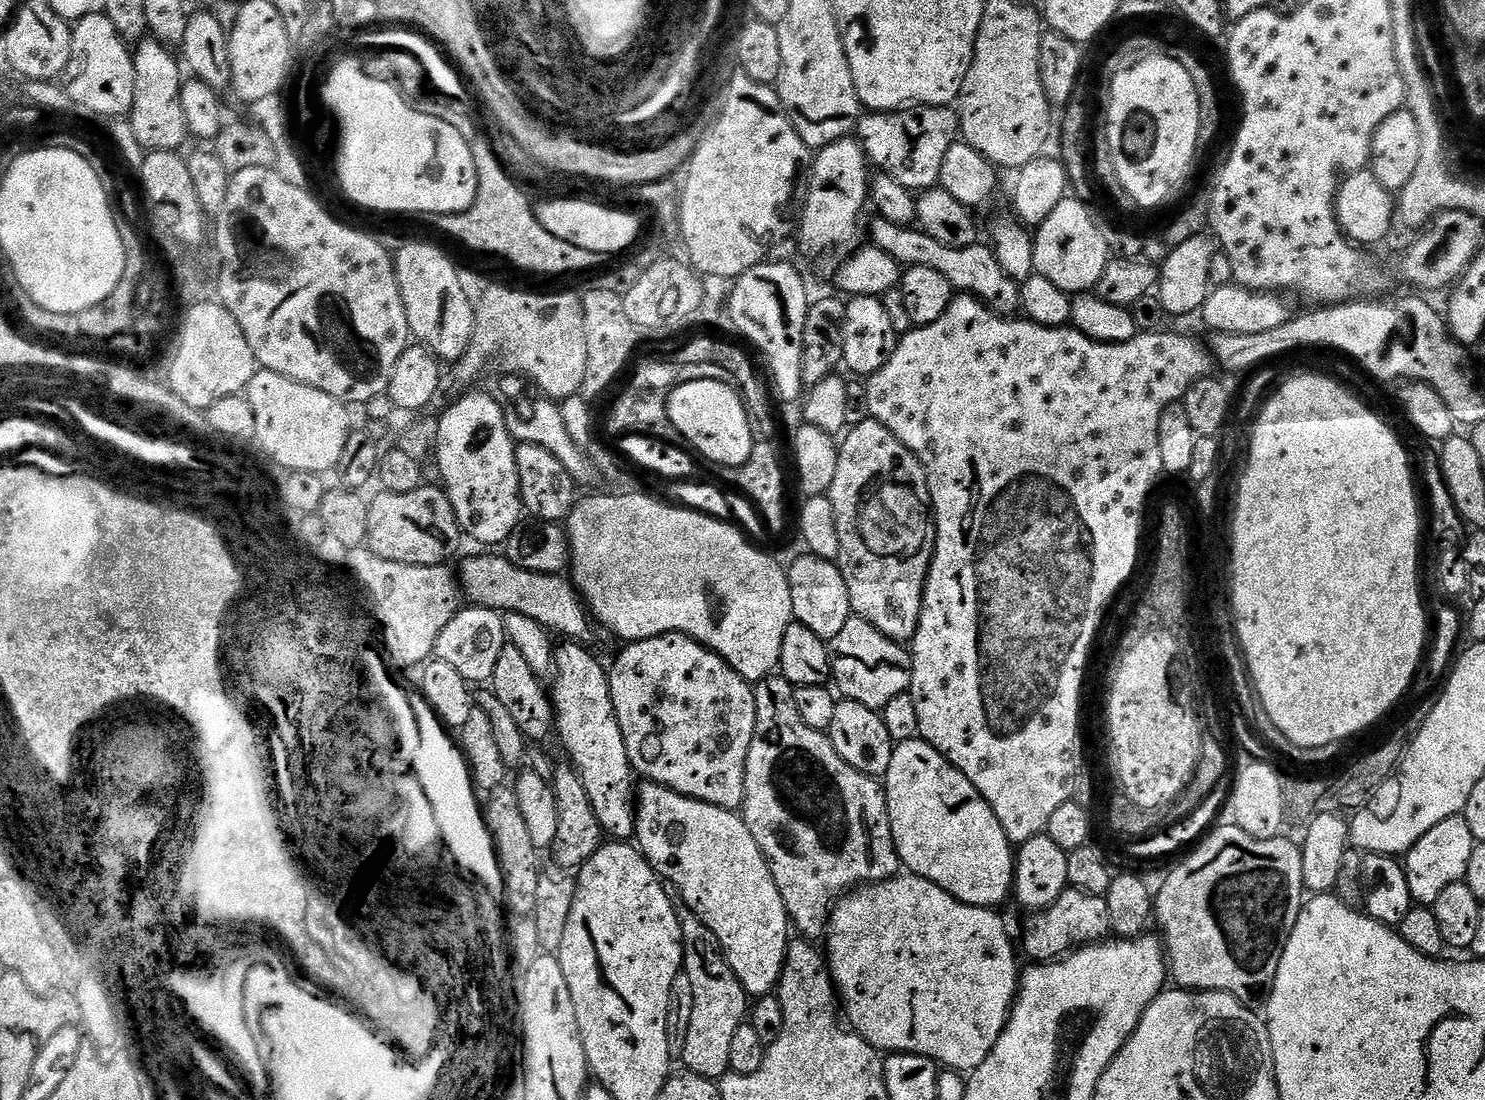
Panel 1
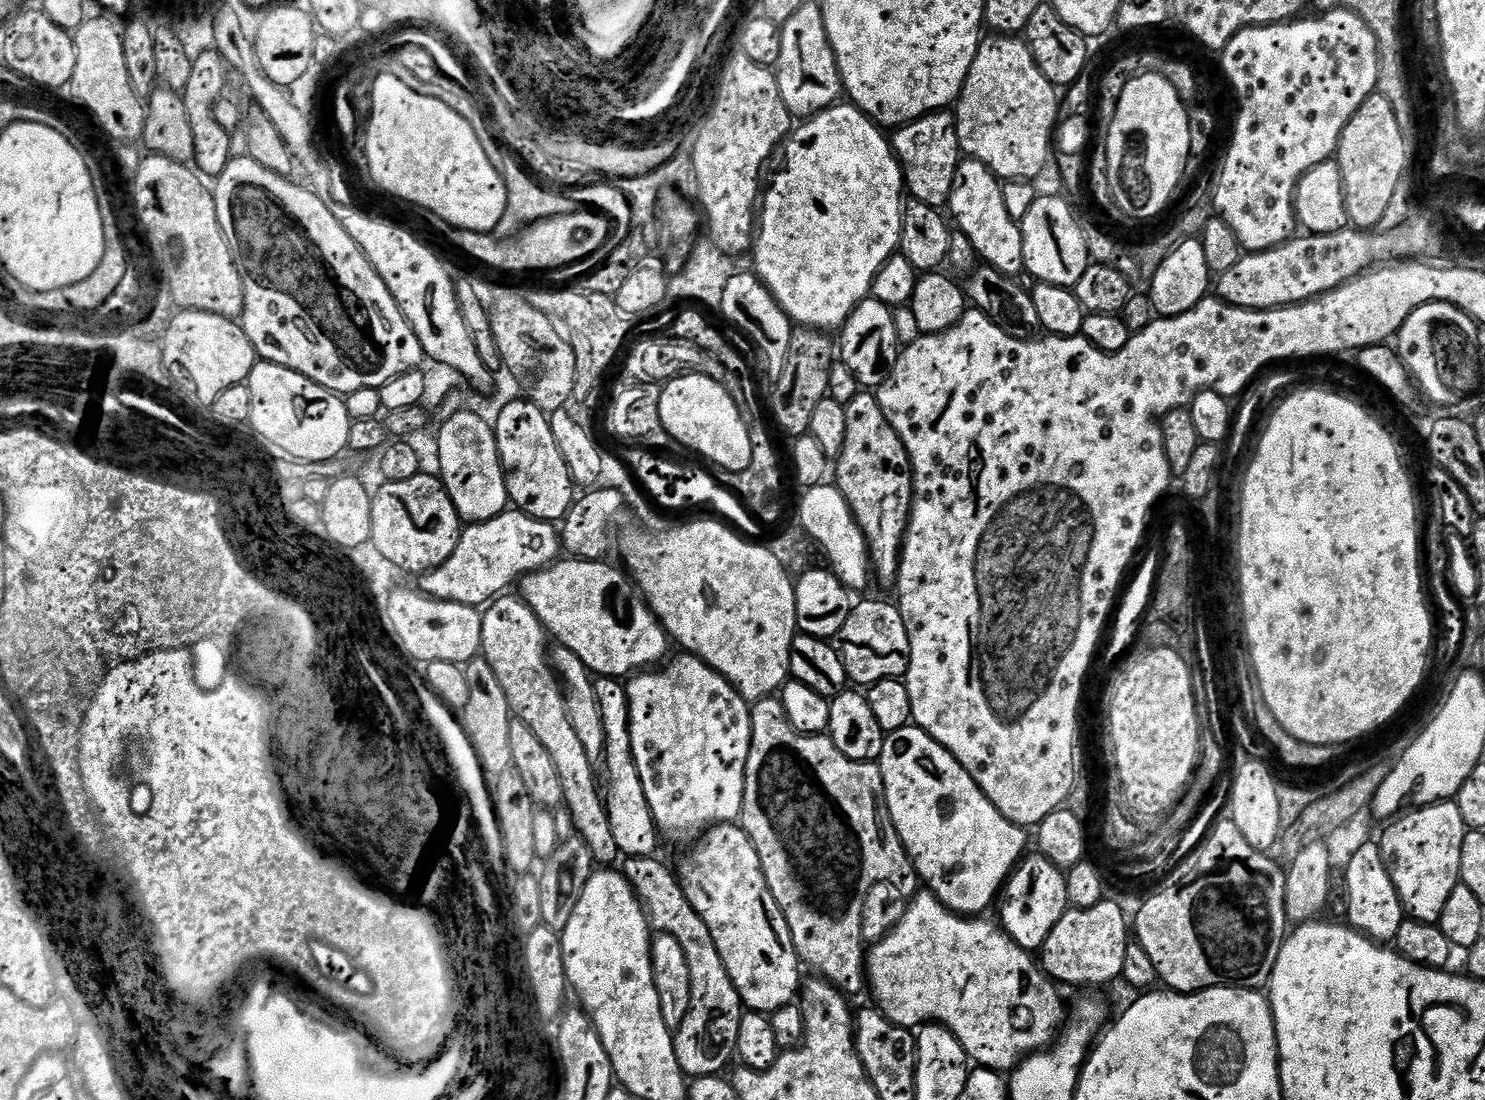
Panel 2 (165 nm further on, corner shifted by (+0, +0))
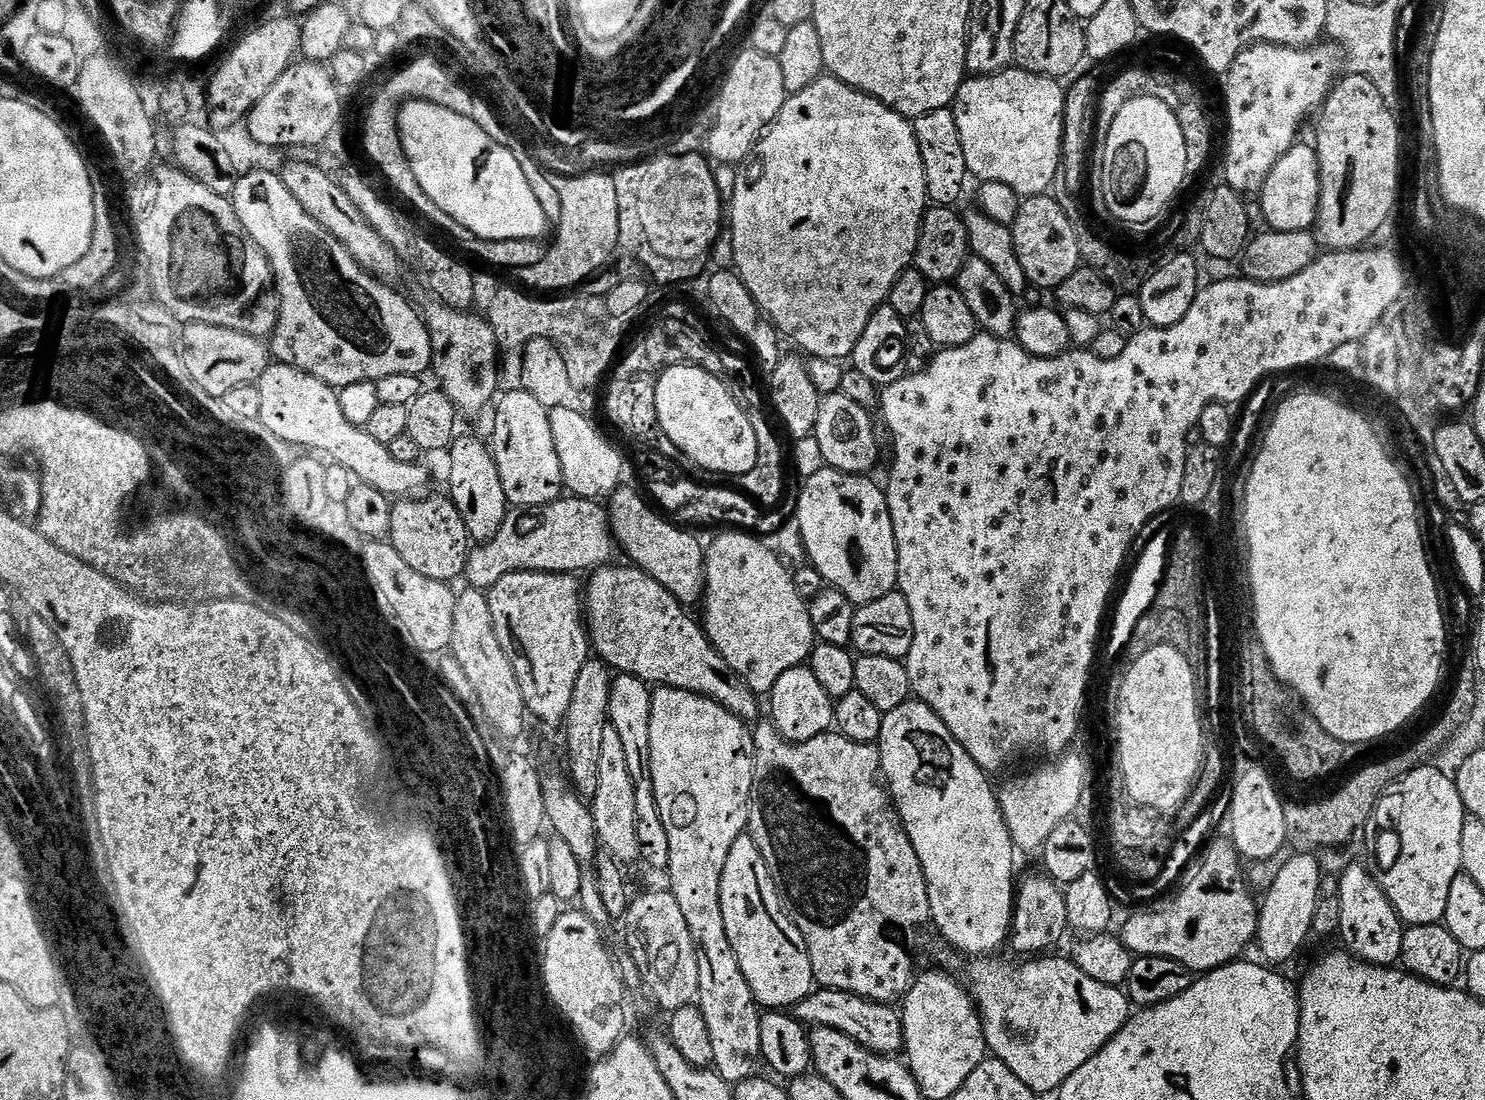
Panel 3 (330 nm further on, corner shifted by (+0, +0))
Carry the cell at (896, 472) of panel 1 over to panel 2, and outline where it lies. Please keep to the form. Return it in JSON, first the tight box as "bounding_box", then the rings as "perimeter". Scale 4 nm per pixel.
{"bounding_box":[834,390,912,589],"perimeter":[[[860,390],[857,396],[844,405],[846,414],[846,442],[839,456],[834,460],[834,487],[846,498],[850,510],[862,534],[868,543],[870,572],[882,587],[891,589],[896,582],[900,569],[900,549],[904,539],[904,531],[908,529],[908,516],[912,513],[912,463],[908,457],[906,446],[898,438],[894,426],[882,414],[882,406],[875,395],[868,390]]]}

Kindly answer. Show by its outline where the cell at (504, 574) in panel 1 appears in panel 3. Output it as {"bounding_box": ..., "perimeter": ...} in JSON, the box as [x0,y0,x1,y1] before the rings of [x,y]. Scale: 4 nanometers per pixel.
{"bounding_box":[582,566,757,721],"perimeter":[[[605,566],[593,571],[587,577],[588,584],[586,580],[582,608],[586,613],[586,636],[587,639],[588,636],[592,639],[591,651],[607,664],[609,669],[617,673],[643,680],[649,686],[677,688],[683,692],[705,696],[708,700],[718,702],[718,706],[722,706],[727,712],[733,712],[741,720],[755,721],[757,693],[750,691],[743,682],[737,682],[729,675],[724,666],[724,659],[712,649],[697,621],[695,624],[684,613],[687,612],[685,605],[679,604],[657,580],[650,578],[638,568],[612,567]]]}

